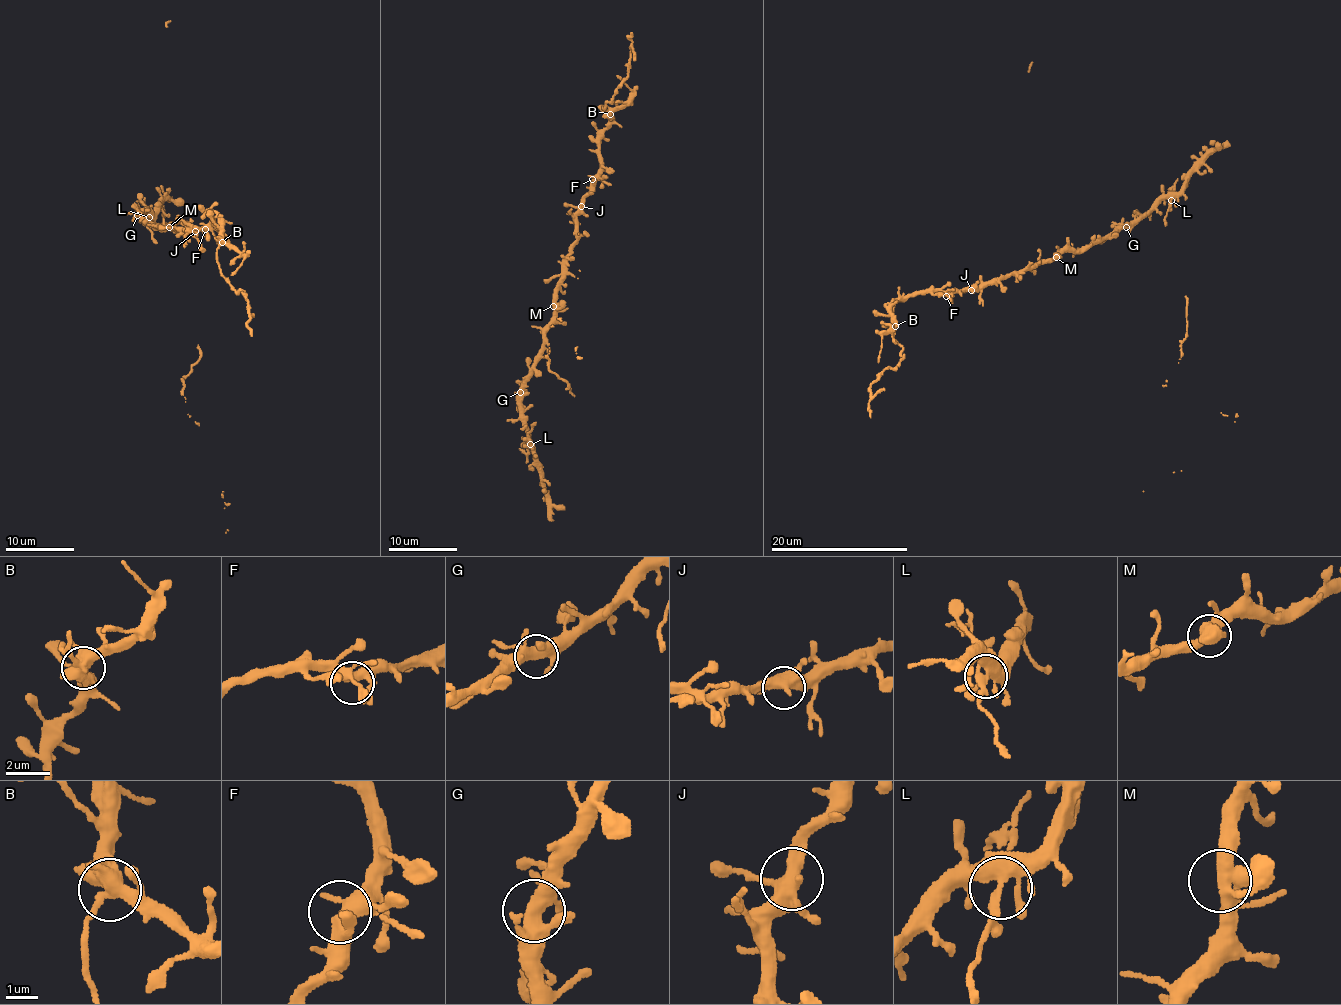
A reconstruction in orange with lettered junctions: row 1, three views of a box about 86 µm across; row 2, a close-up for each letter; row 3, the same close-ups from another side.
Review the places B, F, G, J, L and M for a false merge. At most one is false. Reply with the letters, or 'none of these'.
B

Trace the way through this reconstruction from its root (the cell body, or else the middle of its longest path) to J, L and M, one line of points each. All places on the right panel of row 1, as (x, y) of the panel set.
J: (1139, 216), (1118, 231), (1086, 247), (1059, 252), (1052, 259), (1040, 260), (971, 290)
L: (1139, 216), (1148, 214), (1163, 199), (1171, 200)
M: (1139, 216), (1118, 231), (1056, 257)

